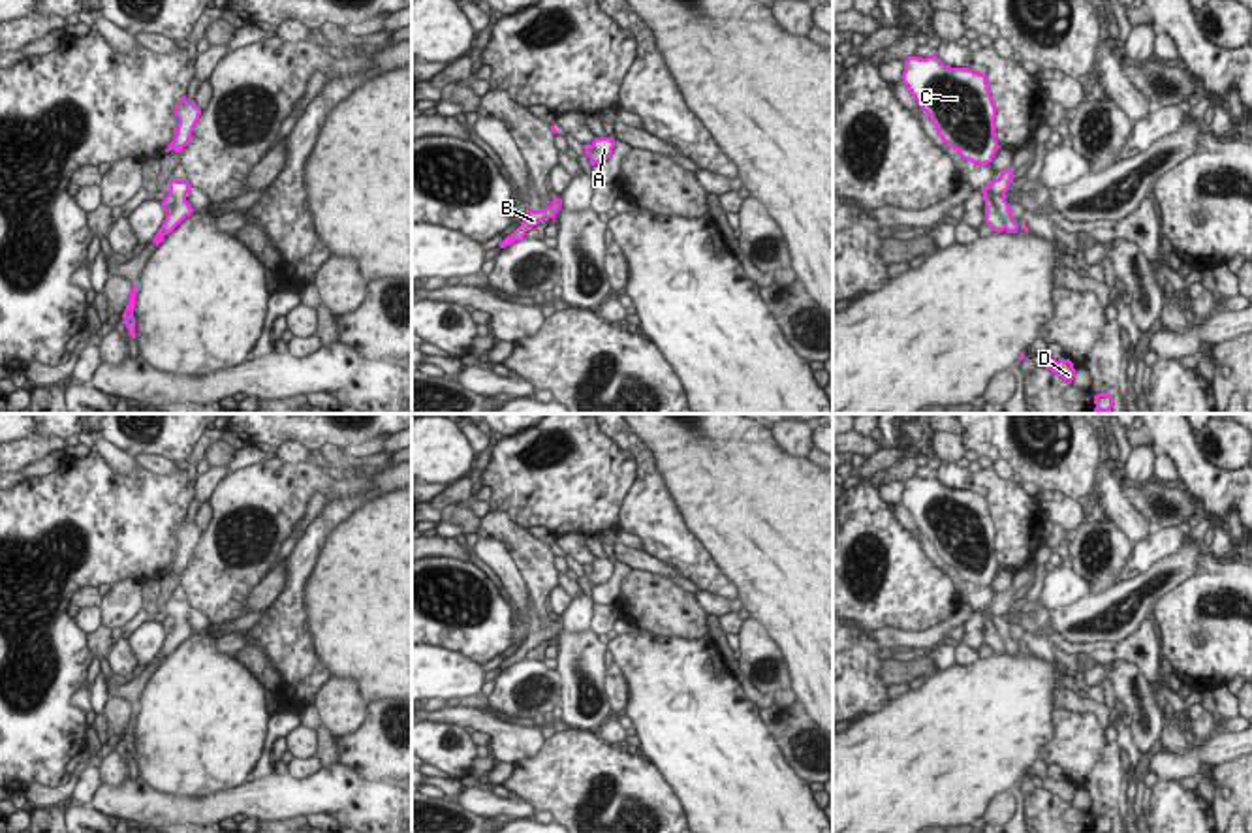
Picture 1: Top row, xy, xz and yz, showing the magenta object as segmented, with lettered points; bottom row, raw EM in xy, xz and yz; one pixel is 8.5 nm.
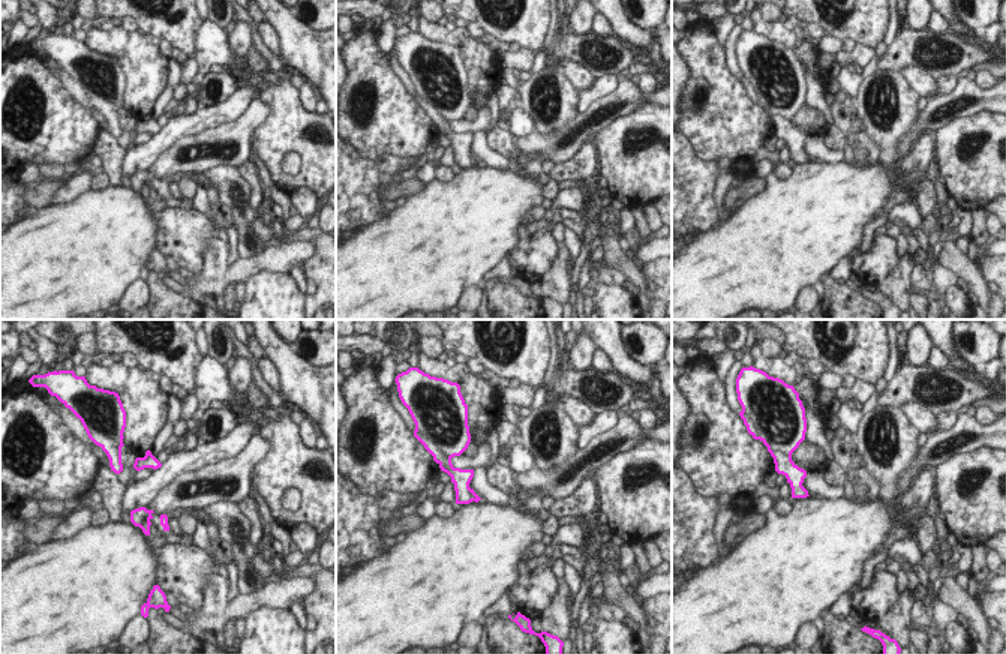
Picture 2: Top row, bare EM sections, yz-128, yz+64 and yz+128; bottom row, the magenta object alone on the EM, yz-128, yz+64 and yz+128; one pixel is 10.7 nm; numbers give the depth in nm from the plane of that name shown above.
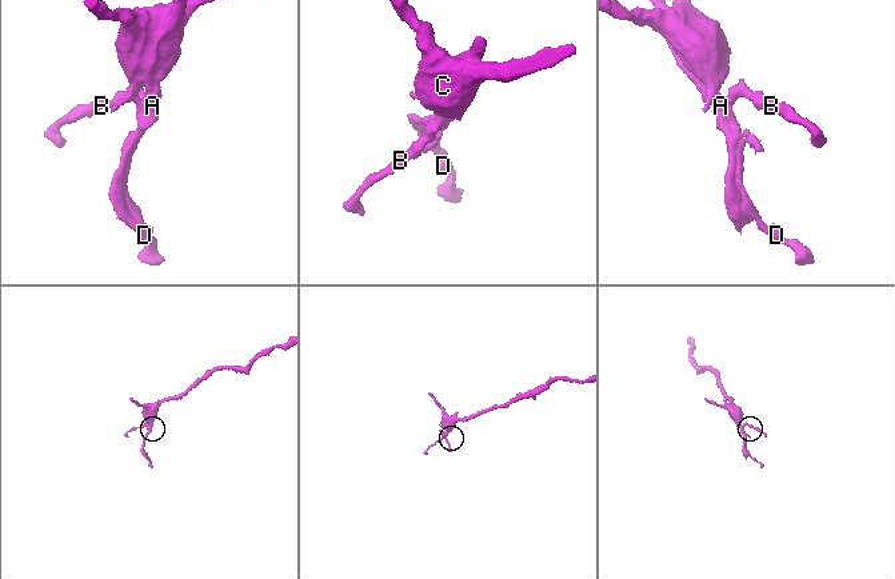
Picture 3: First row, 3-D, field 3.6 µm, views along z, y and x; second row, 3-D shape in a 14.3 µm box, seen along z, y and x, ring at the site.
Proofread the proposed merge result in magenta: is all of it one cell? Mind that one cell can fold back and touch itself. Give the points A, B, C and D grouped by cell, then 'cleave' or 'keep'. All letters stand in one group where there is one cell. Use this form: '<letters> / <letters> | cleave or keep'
A B / C D | cleave

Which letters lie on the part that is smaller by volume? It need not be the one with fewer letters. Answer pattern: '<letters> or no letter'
A, B

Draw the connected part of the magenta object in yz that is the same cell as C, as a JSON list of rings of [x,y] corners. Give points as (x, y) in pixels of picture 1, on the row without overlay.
[[[934,474],[908,478],[902,504],[929,536],[944,564],[962,581],[987,587],[1000,570],[996,562],[996,527],[987,496],[970,489],[951,489]]]

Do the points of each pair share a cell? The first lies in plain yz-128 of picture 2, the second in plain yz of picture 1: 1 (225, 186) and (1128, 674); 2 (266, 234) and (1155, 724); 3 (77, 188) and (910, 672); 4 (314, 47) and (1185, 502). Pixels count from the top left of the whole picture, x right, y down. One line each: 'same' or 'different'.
1: same
2: different
3: different
4: different

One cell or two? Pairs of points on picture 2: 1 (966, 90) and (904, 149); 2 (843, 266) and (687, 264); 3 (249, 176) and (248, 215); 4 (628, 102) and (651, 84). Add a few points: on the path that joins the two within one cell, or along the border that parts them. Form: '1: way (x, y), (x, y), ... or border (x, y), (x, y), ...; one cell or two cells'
1: way (949, 104), (937, 108), (915, 132); one cell
2: border (847, 255), (829, 272); two cells
3: border (236, 168), (248, 185), (249, 204), (258, 210); two cells
4: border (639, 84), (643, 92), (655, 90); two cells

